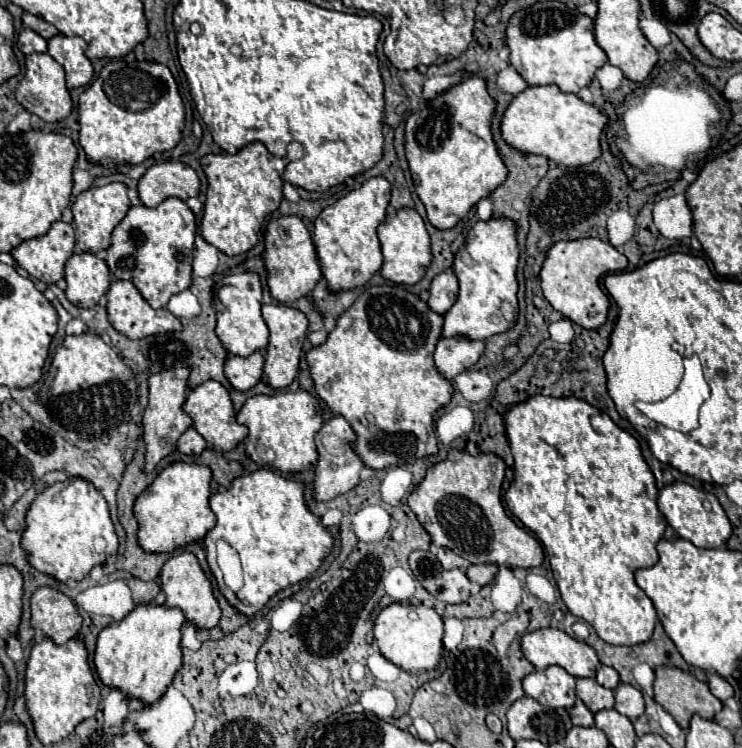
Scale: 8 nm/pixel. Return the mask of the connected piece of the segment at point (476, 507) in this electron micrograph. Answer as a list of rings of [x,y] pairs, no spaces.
[[[449,451],[449,457],[427,469],[425,479],[409,495],[409,507],[431,535],[435,547],[447,547],[469,563],[495,563],[509,569],[531,569],[543,563],[539,541],[519,527],[501,503],[505,463],[493,453],[471,457],[467,451]]]

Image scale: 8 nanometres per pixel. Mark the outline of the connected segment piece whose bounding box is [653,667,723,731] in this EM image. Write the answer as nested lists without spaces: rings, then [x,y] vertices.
[[[675,667],[655,669],[653,691],[655,701],[679,723],[683,731],[689,729],[693,713],[699,713],[703,719],[713,719],[723,707],[721,701],[709,691],[707,683],[697,681]]]

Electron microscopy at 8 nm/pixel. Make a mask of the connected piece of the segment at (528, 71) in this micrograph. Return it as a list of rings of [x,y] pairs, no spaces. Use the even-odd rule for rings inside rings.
[[[559,1],[535,3],[527,9],[517,11],[509,21],[509,27],[507,27],[507,47],[511,49],[509,63],[519,71],[519,75],[529,85],[557,85],[565,93],[579,93],[581,87],[587,87],[591,83],[595,71],[607,63],[605,51],[595,41],[593,27],[595,27],[595,21],[579,13],[575,7],[567,7],[567,13],[565,13],[565,3],[559,3]]]

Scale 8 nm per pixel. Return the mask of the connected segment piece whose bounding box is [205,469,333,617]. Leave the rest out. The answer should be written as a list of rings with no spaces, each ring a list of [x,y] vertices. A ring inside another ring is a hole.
[[[257,469],[233,479],[229,489],[211,495],[211,509],[217,523],[205,535],[207,561],[217,577],[217,541],[223,539],[239,551],[245,587],[235,593],[233,605],[247,617],[261,611],[277,591],[311,577],[333,551],[333,535],[307,507],[305,483],[285,479],[277,471]]]

